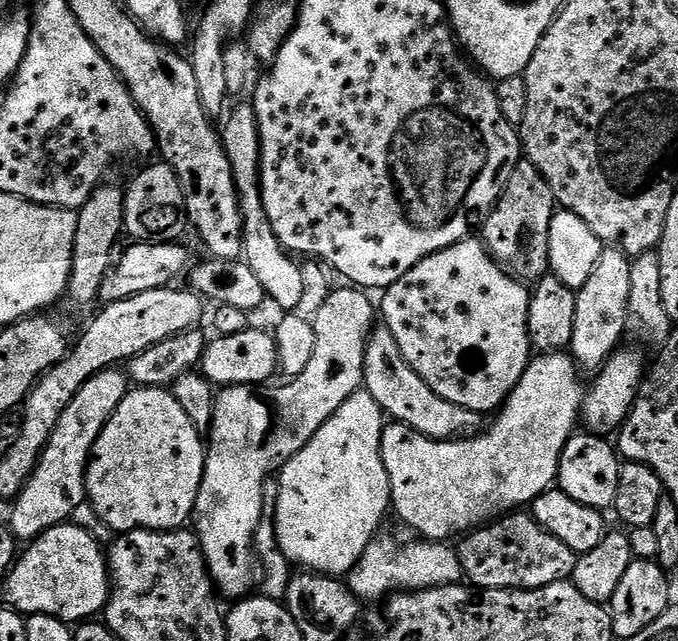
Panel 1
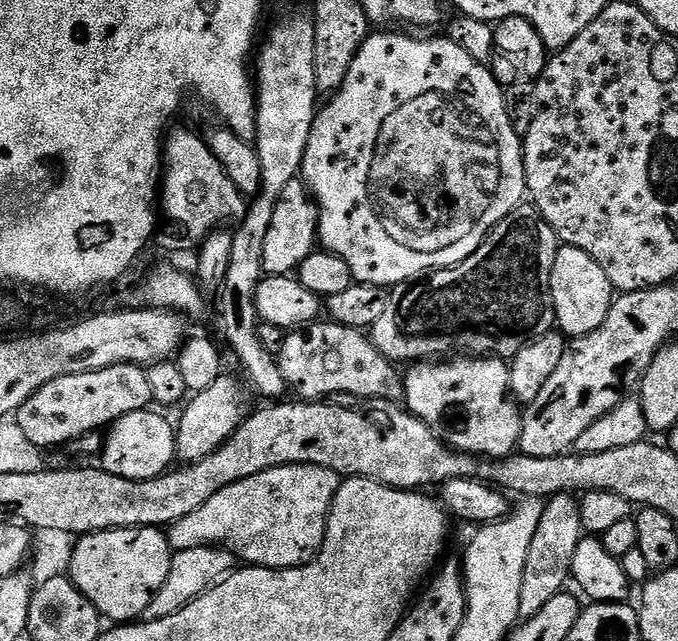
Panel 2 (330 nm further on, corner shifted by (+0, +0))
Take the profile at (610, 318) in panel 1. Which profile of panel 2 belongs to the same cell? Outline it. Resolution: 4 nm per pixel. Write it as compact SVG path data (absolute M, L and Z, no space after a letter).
M560 493L549 497L544 505L538 529L534 532L533 541L526 554L526 565L523 570L521 597L519 598L519 616L525 620L542 610L552 597L565 589L572 573L574 551L578 542L583 539L580 509L577 499L571 493Z

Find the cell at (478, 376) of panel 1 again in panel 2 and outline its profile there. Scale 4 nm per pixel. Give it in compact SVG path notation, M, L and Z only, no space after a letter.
M452 358L447 362L416 362L402 379L407 411L428 425L449 448L477 458L503 458L517 451L522 412L508 391L510 374L505 361Z

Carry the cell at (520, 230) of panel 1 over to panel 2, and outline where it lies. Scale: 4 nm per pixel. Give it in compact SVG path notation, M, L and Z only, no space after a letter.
M521 202L494 226L478 250L452 268L437 268L423 278L395 285L388 297L386 311L370 329L377 351L397 366L408 366L421 358L499 358L511 361L522 346L553 331L556 315L550 294L550 270L558 241L554 230L531 202Z

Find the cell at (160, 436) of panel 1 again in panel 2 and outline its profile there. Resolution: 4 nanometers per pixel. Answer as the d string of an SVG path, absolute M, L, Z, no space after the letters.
M153 410L126 414L113 420L102 440L102 467L118 478L153 480L173 467L176 455L176 430L173 421Z

